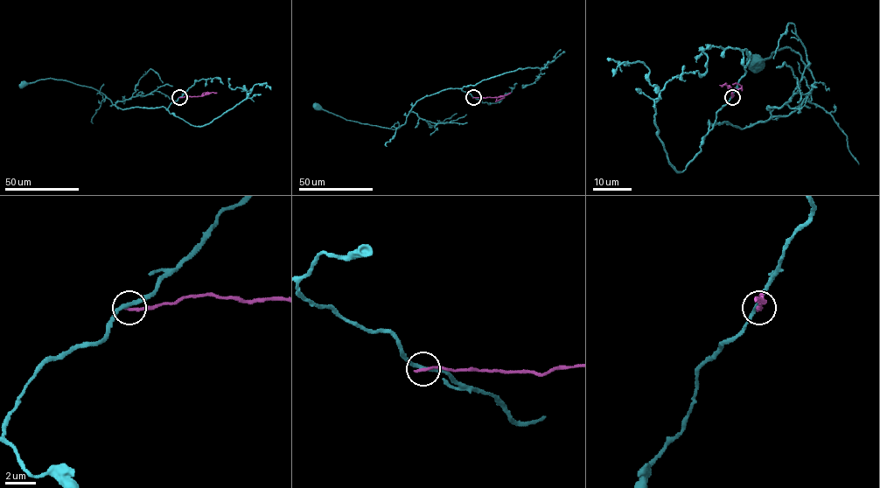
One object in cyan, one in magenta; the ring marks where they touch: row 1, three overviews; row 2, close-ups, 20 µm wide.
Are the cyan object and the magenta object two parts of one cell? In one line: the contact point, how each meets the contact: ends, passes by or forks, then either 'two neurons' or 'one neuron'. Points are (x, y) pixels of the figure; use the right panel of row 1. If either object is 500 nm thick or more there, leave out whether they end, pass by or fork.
(732, 97) | cyan passes by | magenta ends | two neurons

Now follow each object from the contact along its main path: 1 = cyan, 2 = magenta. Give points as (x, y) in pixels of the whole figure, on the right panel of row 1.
1: (732, 96), (709, 129), (709, 121), (743, 128), (790, 115), (814, 84), (790, 47), (755, 66)
2: (732, 96), (725, 83), (720, 85)

